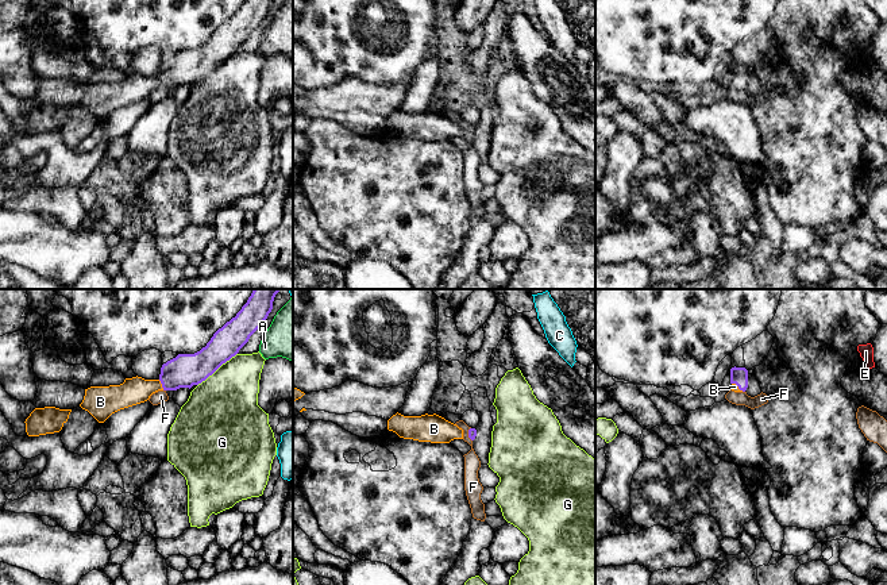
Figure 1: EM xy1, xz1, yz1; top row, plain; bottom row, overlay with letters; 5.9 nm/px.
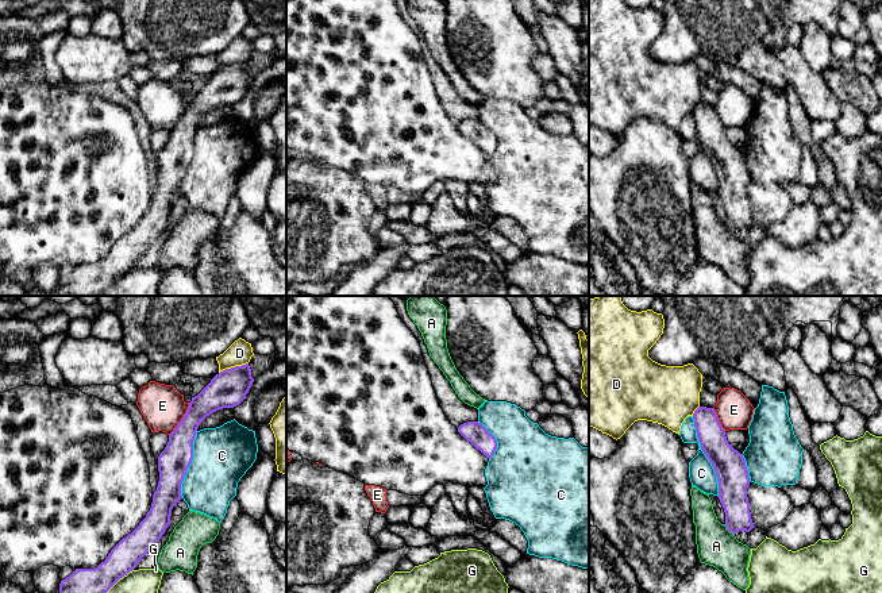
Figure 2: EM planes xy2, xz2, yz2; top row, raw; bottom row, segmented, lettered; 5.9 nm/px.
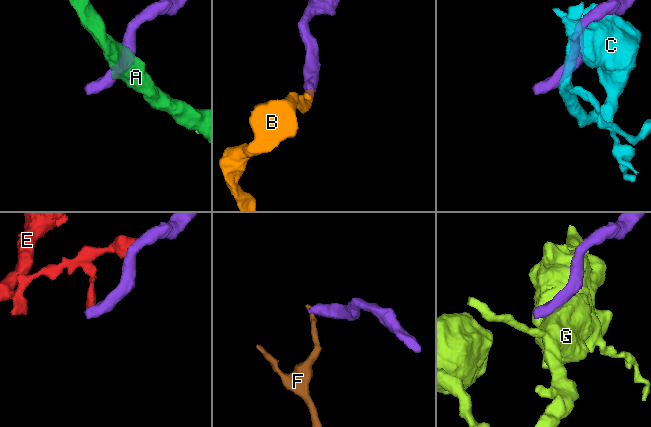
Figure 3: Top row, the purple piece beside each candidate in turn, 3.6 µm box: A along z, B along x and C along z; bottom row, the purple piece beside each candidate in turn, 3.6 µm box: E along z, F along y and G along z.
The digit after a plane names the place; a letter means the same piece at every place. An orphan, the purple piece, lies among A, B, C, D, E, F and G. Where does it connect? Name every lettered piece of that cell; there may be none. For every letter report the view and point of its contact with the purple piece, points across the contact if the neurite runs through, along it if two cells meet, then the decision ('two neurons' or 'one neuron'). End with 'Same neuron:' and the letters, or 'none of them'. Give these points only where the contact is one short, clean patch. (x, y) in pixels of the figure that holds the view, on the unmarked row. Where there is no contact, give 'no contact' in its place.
A: yz2 (728, 227) | along yz2 (724, 222), (734, 231) | two neurons
B: xy1 (162, 83) | across xy1 (185, 68), (176, 70), (162, 83), (134, 88) | one neuron
C: yz2 (707, 154) | two neurons
D: xy2 (232, 65) | two neurons
E: xy2 (183, 116) | along xy2 (189, 100), (183, 116), (169, 133) | two neurons
F: xz1 (469, 131) | along xz1 (470, 124), (469, 134), (471, 138) | two neurons
G: xy1 (216, 66) | two neurons
Same neuron: B

